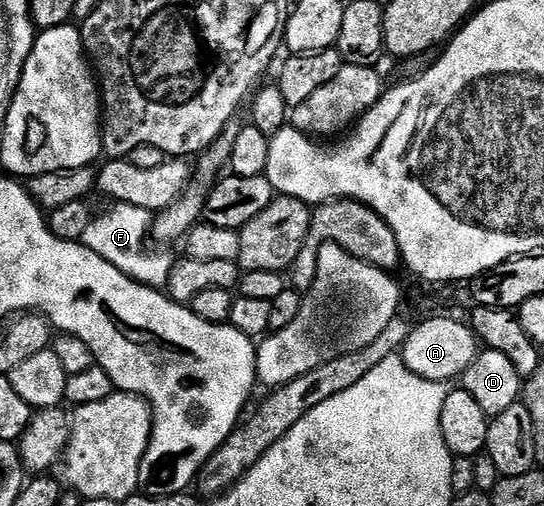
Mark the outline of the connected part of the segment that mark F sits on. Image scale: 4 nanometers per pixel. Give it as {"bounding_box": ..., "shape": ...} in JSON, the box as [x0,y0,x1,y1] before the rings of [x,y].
{"bounding_box":[82,203,174,289],"shape":[[[116,203],[105,215],[97,214],[93,218],[90,229],[86,229],[82,242],[85,247],[98,253],[98,257],[110,261],[110,265],[114,265],[114,269],[118,269],[126,277],[147,287],[164,289],[168,286],[168,278],[174,259],[173,256],[170,257],[164,252],[167,250],[151,251],[148,248],[153,222],[153,212],[138,209],[138,205]]]}

